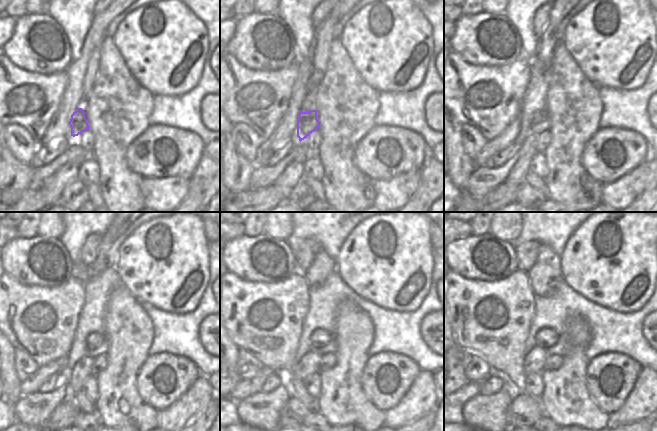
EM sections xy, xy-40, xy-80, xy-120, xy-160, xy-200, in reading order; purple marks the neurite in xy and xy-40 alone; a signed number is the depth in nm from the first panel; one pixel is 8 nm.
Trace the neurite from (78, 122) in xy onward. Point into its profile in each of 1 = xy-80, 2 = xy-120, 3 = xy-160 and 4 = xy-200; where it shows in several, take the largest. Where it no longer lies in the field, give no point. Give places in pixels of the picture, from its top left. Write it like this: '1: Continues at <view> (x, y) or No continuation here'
1: Continues at xy-80 (540, 123)
2: Continues at xy-120 (96, 344)
3: Continues at xy-160 (321, 342)
4: Continues at xy-200 (547, 338).

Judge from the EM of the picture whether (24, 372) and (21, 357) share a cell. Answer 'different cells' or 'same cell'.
same cell

